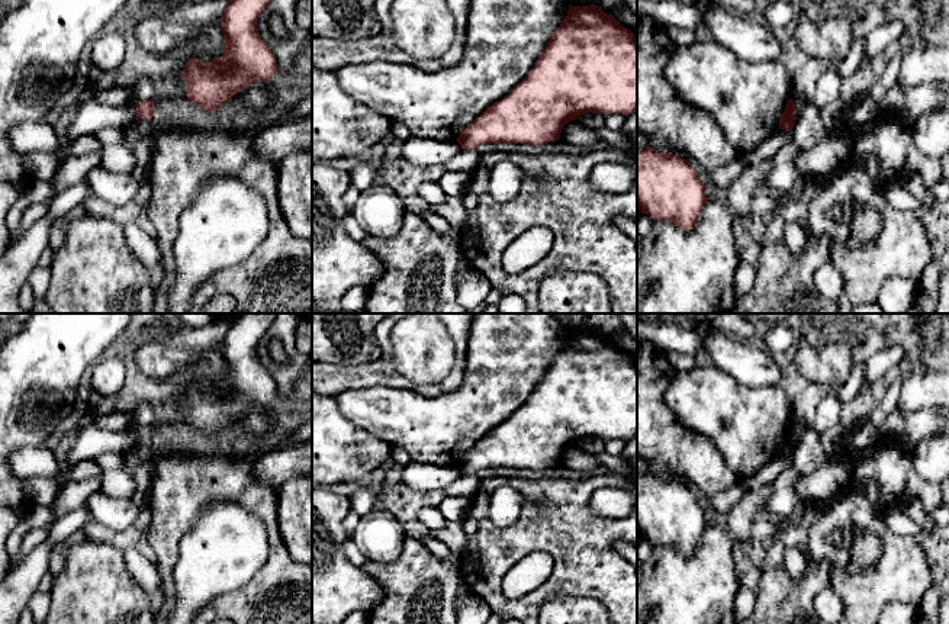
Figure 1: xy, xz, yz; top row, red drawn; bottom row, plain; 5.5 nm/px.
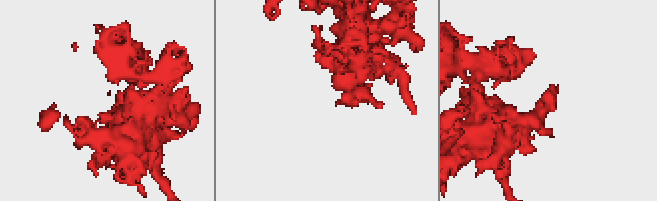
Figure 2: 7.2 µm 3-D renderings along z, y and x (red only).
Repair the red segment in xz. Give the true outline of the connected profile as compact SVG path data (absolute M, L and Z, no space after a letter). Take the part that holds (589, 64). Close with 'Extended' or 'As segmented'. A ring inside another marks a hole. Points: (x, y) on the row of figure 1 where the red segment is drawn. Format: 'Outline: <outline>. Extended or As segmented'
Outline: M595 4L572 6L567 16L553 32L544 52L528 75L505 96L489 106L456 139L461 149L477 149L486 144L544 145L560 139L562 129L580 115L592 112L602 115L623 113L628 116L637 110L637 38L612 15Z. As segmented

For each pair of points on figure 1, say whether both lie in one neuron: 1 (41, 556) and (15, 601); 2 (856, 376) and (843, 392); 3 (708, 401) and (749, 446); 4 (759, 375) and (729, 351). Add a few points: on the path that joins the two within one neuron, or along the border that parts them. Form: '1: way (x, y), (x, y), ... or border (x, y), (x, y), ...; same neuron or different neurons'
1: way (32, 568), (16, 589); same neuron
2: way (855, 380), (848, 388); same neuron
3: way (720, 412), (742, 434); same neuron
4: way (752, 367), (736, 359); same neuron

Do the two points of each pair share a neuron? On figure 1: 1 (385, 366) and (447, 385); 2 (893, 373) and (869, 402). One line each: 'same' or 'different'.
1: same
2: same

